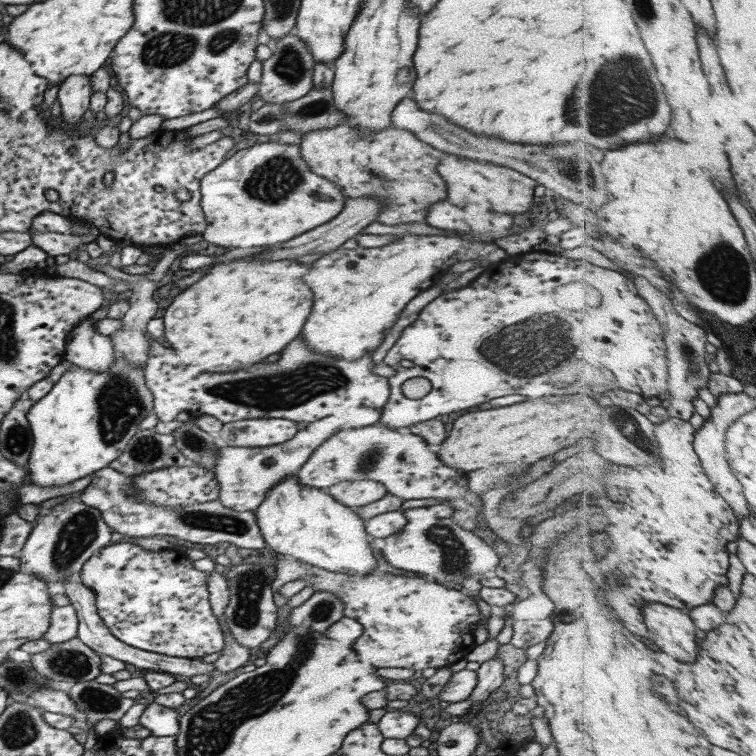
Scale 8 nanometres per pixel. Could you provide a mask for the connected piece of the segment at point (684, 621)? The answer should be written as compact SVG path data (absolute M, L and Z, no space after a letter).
M658 602L644 608L650 626L648 638L682 662L698 662L698 626L691 614Z

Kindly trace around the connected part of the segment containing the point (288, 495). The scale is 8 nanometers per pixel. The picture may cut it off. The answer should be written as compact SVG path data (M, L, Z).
M294 475L283 478L267 492L255 510L267 548L280 555L338 574L366 578L376 573L377 560L370 548L365 521L324 489L301 485Z

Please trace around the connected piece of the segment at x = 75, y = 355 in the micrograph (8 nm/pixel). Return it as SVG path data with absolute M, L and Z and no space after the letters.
M93 314L86 316L68 333L65 358L72 365L104 372L113 365L116 350L111 338L97 331L98 321L94 319Z

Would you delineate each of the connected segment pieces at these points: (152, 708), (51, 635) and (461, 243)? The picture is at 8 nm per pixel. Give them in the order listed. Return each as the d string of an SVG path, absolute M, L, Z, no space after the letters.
M152 702L145 706L139 724L148 728L151 736L176 736L179 731L179 716L174 709Z
M68 604L52 608L50 626L44 633L44 640L52 644L63 643L77 637L79 620L76 610Z
M406 235L380 247L359 246L354 249L338 247L326 253L320 260L316 260L310 272L304 276L306 286L314 292L314 306L312 306L312 314L308 316L308 322L304 324L303 339L311 351L349 361L359 359L367 352L374 352L374 349L382 343L386 332L396 324L406 304L421 292L434 286L456 262L466 262L466 260L498 262L504 258L506 252L496 244L470 242L458 236Z

